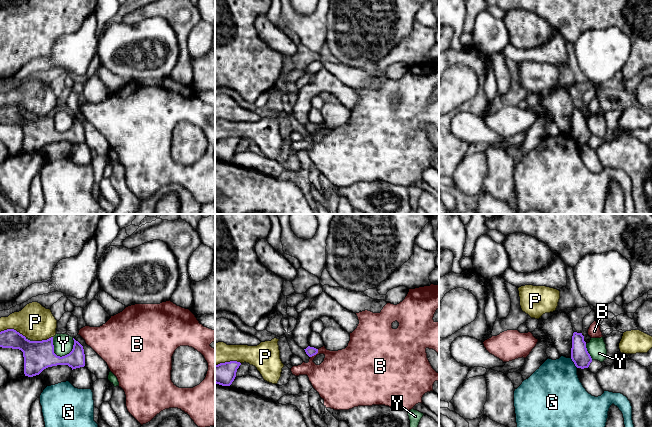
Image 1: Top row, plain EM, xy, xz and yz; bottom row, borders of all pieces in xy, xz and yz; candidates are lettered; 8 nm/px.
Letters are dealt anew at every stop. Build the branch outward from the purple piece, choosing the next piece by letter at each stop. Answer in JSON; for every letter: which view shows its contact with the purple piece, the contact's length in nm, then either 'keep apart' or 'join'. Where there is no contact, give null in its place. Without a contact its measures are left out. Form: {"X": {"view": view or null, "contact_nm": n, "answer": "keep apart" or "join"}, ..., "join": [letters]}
{"B": {"view": "xz", "contact_nm": 100, "answer": "keep apart"}, "G": {"view": "yz", "contact_nm": 100, "answer": "keep apart"}, "P": {"view": "xy", "contact_nm": 220, "answer": "keep apart"}, "Y": {"view": "xy", "contact_nm": 200, "answer": "keep apart"}, "join": []}

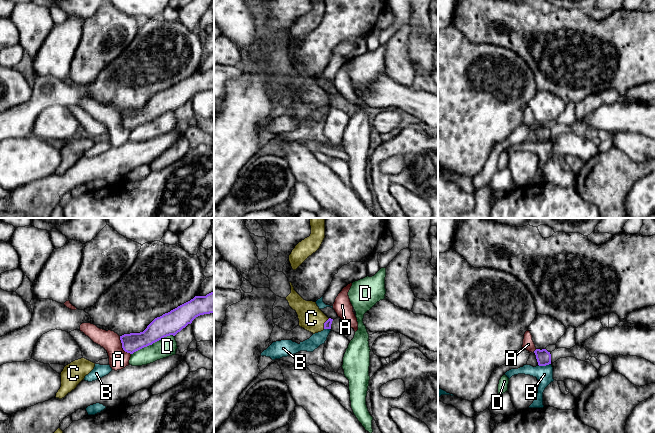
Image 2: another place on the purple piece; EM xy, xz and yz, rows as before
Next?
{"A": {"view": "xy", "contact_nm": 180, "answer": "keep apart"}, "B": {"view": "yz", "contact_nm": 110, "answer": "keep apart"}, "C": {"view": "xz", "contact_nm": 100, "answer": "join"}, "D": {"view": "xy", "contact_nm": 380, "answer": "keep apart"}, "join": ["C"]}

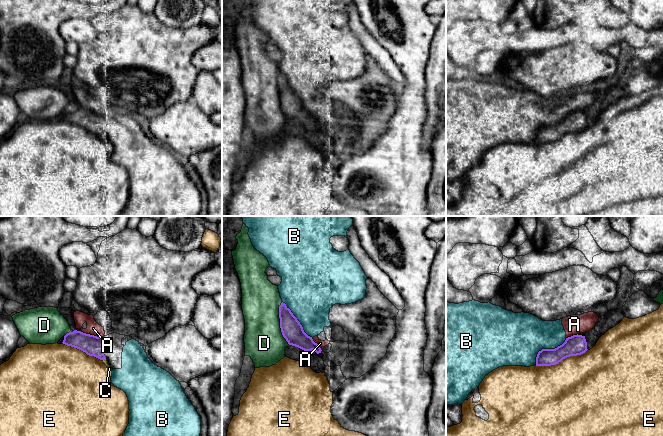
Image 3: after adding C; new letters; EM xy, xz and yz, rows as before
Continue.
{"A": {"view": "xy", "contact_nm": 190, "answer": "keep apart"}, "B": {"view": "yz", "contact_nm": 340, "answer": "keep apart"}, "C": {"view": "xy", "contact_nm": 40, "answer": "join"}, "D": {"view": "xz", "contact_nm": 360, "answer": "keep apart"}, "E": {"view": "yz", "contact_nm": 440, "answer": "keep apart"}, "join": ["C"]}

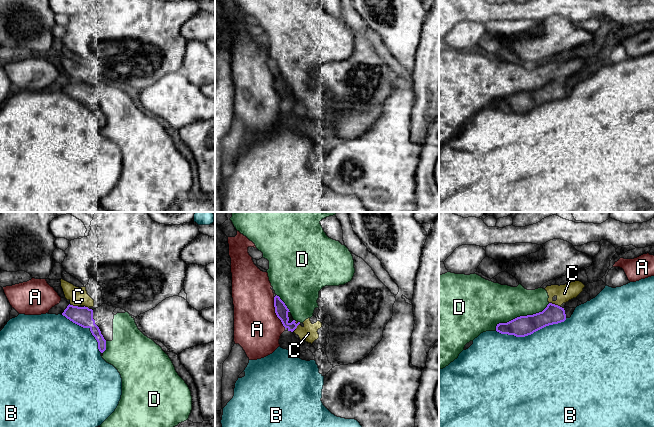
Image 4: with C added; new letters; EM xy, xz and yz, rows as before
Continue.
{"A": {"view": "xz", "contact_nm": 280, "answer": "keep apart"}, "B": {"view": "yz", "contact_nm": 600, "answer": "keep apart"}, "C": {"view": "yz", "contact_nm": 90, "answer": "keep apart"}, "D": {"view": "yz", "contact_nm": 500, "answer": "keep apart"}, "join": []}

